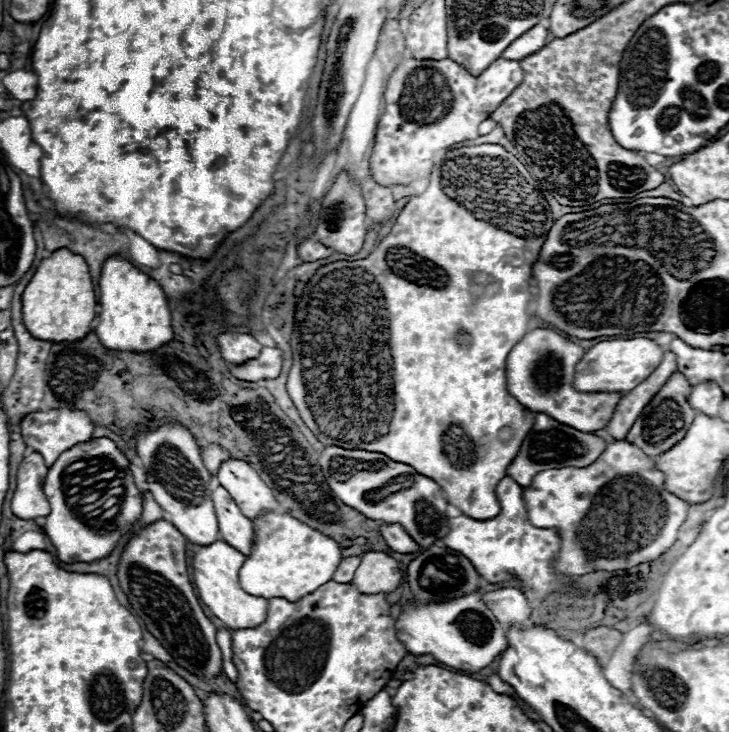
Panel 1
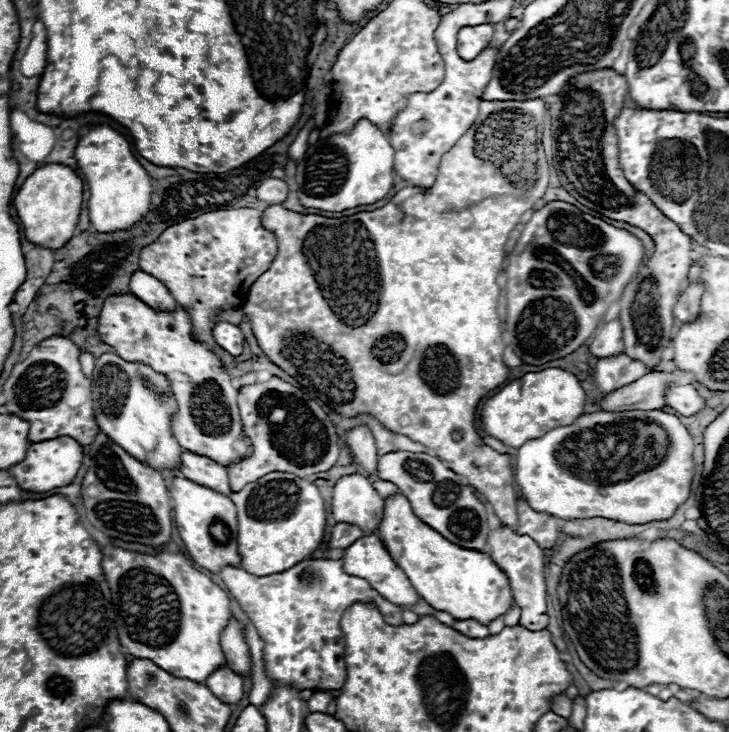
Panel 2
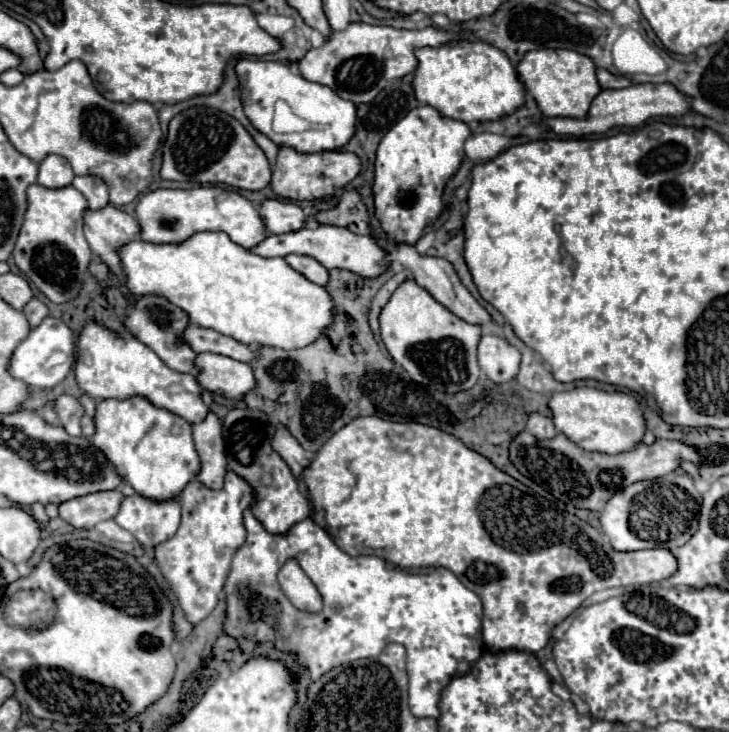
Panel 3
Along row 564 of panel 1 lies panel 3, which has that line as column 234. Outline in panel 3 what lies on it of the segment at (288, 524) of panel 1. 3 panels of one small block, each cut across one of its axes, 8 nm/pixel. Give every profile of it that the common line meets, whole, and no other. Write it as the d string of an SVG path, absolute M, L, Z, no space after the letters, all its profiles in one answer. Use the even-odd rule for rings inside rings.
M202 232L202 234L194 234L194 238L188 238L186 242L178 244L178 246L158 246L158 244L150 244L150 242L144 242L144 240L134 240L130 244L126 244L122 250L120 250L120 258L122 258L122 264L124 264L124 274L128 278L128 288L132 294L158 294L158 296L164 296L168 298L170 302L174 302L176 306L182 306L182 310L186 310L190 314L190 320L192 324L198 324L202 328L212 328L220 334L226 334L226 336L232 336L244 344L250 344L250 346L272 346L272 348L282 348L282 350L296 350L296 348L304 348L316 340L320 340L320 336L334 324L334 300L332 296L328 294L328 290L324 286L318 286L314 282L310 282L304 274L296 272L284 258L262 258L242 246L238 246L236 242L230 240L228 234L222 234L222 232Z

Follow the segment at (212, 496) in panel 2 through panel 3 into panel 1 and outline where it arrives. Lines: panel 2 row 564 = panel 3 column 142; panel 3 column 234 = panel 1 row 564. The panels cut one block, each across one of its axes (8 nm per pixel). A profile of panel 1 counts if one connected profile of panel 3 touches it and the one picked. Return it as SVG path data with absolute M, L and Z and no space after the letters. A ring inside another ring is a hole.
M218 540L218 542L214 542L214 544L206 546L206 548L200 548L198 554L194 556L194 562L192 562L192 568L194 568L194 586L196 586L196 592L198 592L200 600L230 630L256 628L256 626L260 626L266 620L266 612L268 612L268 600L266 598L250 596L240 586L238 572L242 568L244 560L246 560L244 554L240 554L230 544Z

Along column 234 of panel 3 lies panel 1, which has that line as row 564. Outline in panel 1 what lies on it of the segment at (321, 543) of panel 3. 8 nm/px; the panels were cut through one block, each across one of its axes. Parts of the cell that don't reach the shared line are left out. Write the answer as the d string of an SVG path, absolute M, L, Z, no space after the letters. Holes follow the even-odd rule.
M616 440L606 446L606 452L586 468L550 468L538 472L530 486L524 488L528 520L538 528L560 530L560 552L556 572L564 576L582 576L596 570L628 570L642 562L652 562L664 554L674 542L680 524L684 522L690 504L664 486L666 476L654 468L654 460L626 440Z

